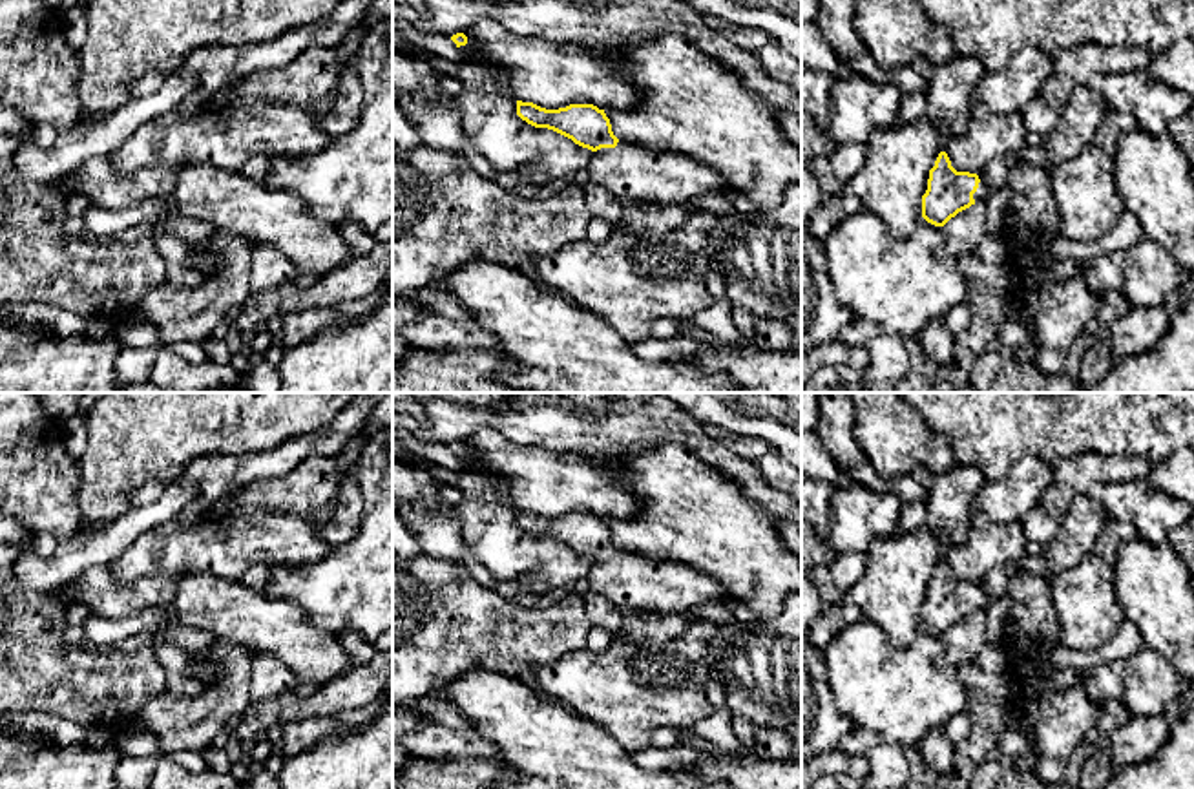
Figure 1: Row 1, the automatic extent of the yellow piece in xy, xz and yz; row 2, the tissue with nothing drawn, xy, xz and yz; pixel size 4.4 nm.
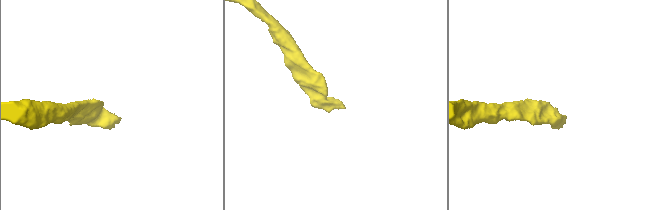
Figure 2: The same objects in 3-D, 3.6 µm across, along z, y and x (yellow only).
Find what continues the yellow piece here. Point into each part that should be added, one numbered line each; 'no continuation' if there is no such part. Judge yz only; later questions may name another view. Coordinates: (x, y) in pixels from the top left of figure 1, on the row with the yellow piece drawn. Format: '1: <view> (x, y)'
1: yz (981, 196)

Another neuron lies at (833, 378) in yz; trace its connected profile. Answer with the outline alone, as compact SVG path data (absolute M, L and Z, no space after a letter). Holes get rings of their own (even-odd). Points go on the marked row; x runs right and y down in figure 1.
M822 365L801 387L801 393L896 393L896 387L889 382L869 380L856 369Z

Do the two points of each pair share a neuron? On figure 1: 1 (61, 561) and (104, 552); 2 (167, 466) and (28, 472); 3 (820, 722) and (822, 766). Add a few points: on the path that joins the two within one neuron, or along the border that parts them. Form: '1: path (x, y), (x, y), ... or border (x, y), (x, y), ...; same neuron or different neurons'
1: path (72, 557), (81, 552), (94, 552); same neuron
2: border (77, 462), (77, 504), (83, 512); different neurons
3: border (837, 747), (820, 757); different neurons

